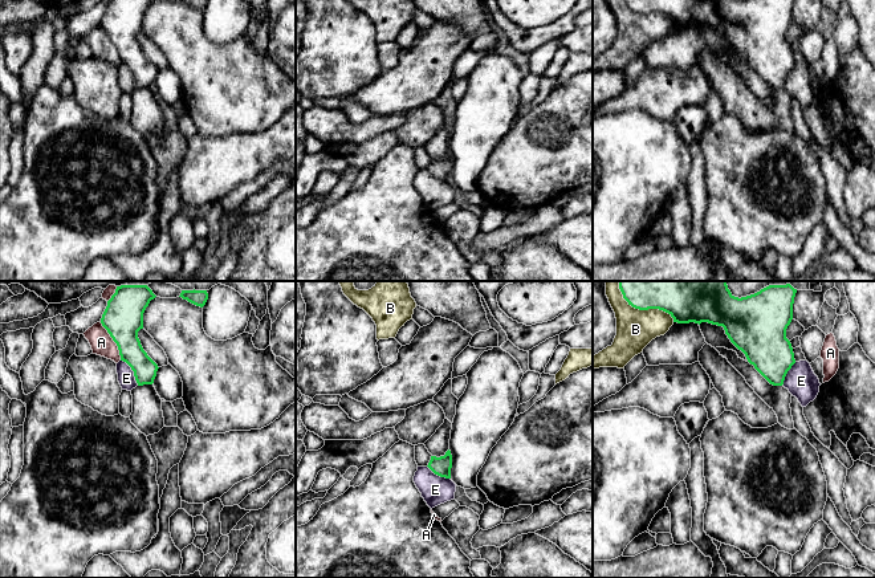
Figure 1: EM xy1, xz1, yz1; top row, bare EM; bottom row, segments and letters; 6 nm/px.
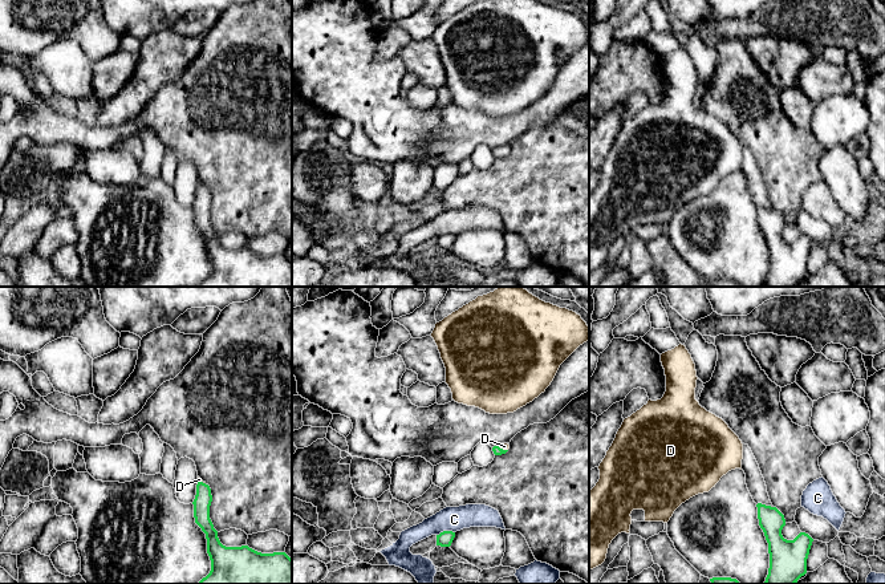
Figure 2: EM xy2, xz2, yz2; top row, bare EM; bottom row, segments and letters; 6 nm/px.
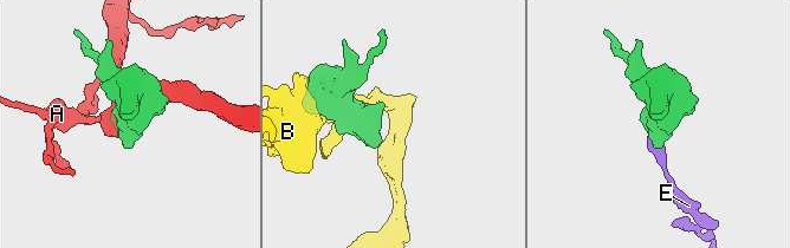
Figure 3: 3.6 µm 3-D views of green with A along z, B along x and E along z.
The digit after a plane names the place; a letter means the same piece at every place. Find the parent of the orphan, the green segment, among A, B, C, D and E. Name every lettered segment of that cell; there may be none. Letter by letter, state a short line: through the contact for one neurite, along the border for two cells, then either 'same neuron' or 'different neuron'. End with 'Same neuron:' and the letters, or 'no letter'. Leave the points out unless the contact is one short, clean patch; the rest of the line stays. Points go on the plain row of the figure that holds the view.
A: different neuron
B: different neuron
C: xz2 (454, 234), (441, 234), (437, 238) | different neuron
D: xz2 (496, 153), (502, 151), (504, 149) | same neuron
E: xy1 (121, 62), (130, 70), (138, 88) | different neuron
Same neuron: D

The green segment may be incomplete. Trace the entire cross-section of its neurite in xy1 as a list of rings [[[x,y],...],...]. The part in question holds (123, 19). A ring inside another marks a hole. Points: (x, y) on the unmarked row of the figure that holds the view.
[[[111,0],[101,27],[117,46],[121,64],[134,74],[138,89],[152,87],[158,68],[143,53],[138,34],[143,32],[143,16],[155,0]]]

